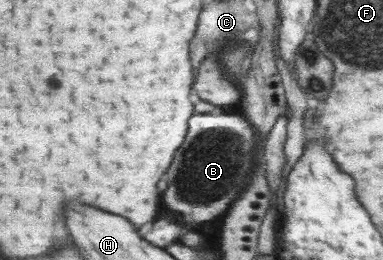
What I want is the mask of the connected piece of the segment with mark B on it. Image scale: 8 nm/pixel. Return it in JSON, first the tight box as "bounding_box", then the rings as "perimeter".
{"bounding_box":[164,112,256,230],"perimeter":[[[198,112],[190,121],[184,148],[176,154],[176,164],[168,170],[170,188],[164,200],[172,213],[196,230],[203,222],[226,216],[256,169],[256,139],[255,127],[241,113]]]}

